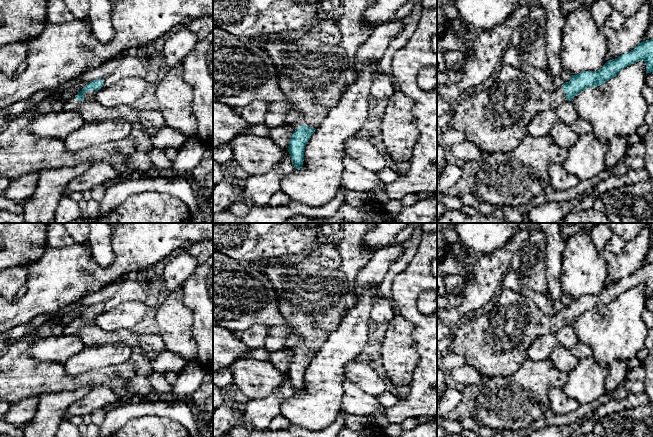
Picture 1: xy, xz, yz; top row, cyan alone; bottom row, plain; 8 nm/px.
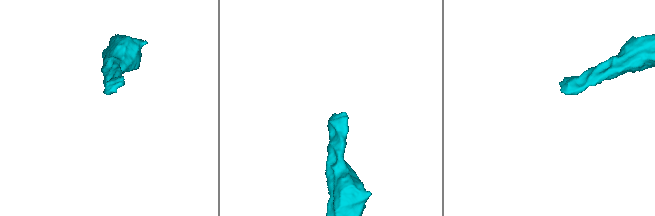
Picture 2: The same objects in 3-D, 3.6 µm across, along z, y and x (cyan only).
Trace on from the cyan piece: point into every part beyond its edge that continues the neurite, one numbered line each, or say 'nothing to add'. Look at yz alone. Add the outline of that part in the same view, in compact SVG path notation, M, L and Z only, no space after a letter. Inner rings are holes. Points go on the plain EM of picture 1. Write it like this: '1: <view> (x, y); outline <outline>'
1: yz (495, 344); outline M502 288L498 301L491 311L478 317L468 317L452 330L451 350L462 356L467 365L476 369L484 377L509 376L522 366L527 359L527 349L538 337L546 334L555 335L564 325L566 325L566 318L562 311L558 311L555 315L546 315L529 297Z

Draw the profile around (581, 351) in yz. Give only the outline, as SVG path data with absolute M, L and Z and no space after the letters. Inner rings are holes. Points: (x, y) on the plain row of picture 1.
M578 341L570 348L570 352L580 361L592 357L592 350L584 343Z

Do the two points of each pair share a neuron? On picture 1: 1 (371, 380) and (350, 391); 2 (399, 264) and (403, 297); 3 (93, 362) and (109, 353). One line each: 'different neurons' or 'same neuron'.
1: different neurons
2: different neurons
3: same neuron

